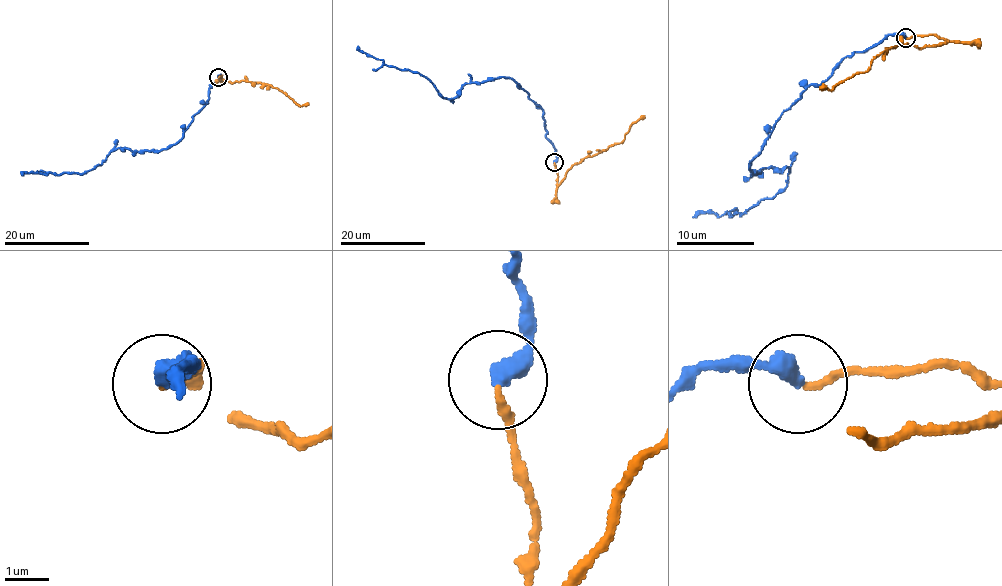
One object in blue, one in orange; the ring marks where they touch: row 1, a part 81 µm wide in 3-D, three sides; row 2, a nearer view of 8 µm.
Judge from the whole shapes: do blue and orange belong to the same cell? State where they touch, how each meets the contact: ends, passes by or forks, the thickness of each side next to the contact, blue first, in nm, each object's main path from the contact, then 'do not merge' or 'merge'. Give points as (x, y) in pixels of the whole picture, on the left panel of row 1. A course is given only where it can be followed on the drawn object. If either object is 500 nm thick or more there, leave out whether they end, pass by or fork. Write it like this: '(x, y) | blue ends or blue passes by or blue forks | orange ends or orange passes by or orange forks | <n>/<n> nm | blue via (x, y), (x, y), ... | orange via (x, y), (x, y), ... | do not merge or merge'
(218, 77) | blue ends | orange ends | 440/160 nm | blue via (218, 77), (209, 84), (207, 102), (176, 143), (159, 150), (113, 149), (81, 174), (22, 175) | orange via (218, 77), (222, 76), (231, 82), (243, 80), (271, 84), (297, 103), (308, 103) | merge

